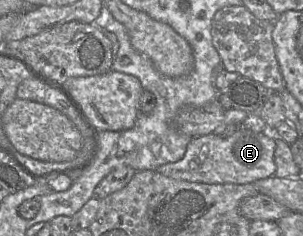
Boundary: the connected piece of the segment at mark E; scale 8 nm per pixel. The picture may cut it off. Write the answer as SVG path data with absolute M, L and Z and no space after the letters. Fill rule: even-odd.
M241 128L229 137L222 137L217 134L209 134L193 137L187 146L184 157L174 163L167 163L160 166L156 171L166 177L197 182L205 184L247 184L254 183L261 179L273 177L276 172L274 152L276 148L276 137L271 132L255 133Z

